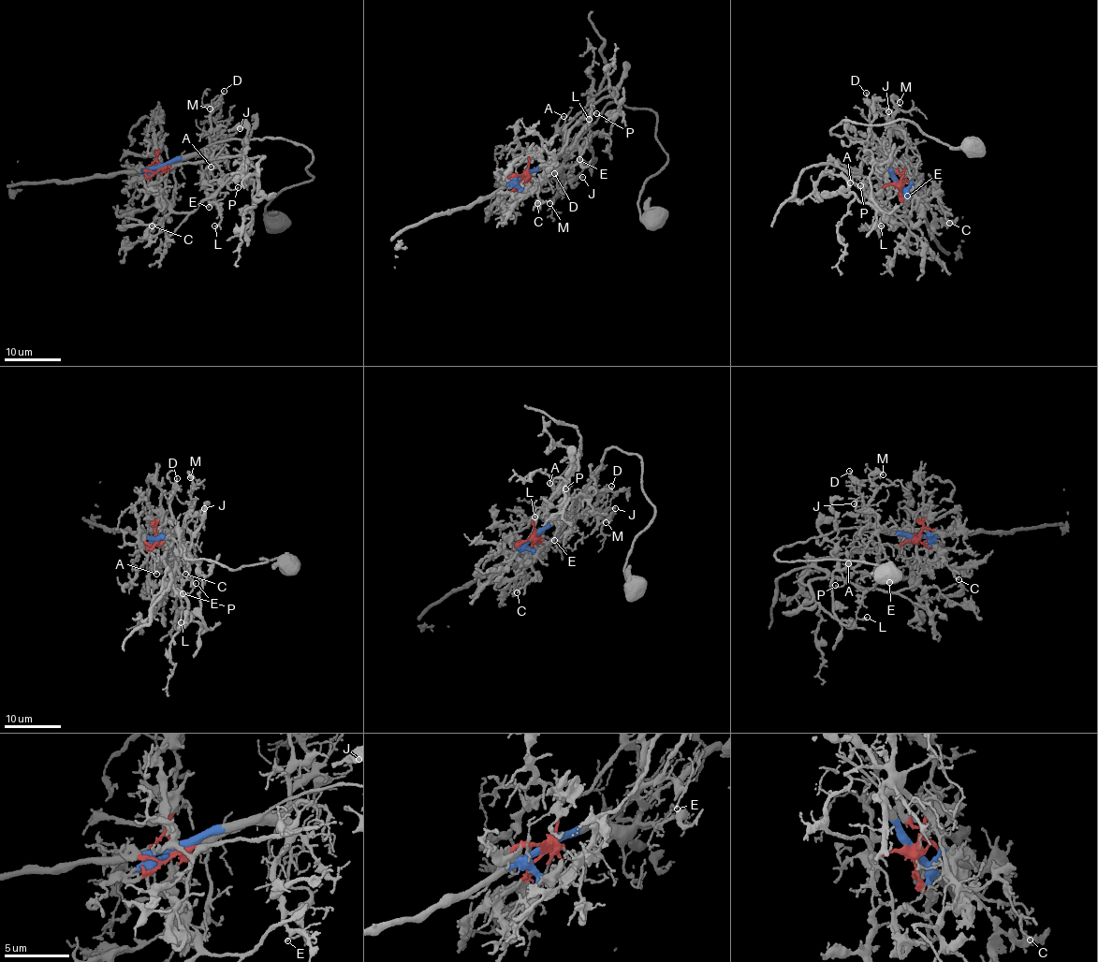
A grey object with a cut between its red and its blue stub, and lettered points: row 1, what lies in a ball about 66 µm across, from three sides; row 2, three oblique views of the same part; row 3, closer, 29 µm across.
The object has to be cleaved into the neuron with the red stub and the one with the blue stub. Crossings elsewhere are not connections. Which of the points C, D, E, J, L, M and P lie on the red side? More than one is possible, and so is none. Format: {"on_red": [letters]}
{"on_red": ["C"]}

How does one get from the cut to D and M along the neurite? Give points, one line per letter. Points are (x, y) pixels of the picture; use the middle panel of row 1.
D: (523, 177), (544, 167), (561, 167), (550, 164), (549, 173), (554, 173)
M: (523, 177), (544, 167), (553, 167), (560, 172), (559, 176), (563, 176), (564, 180), (549, 202)

